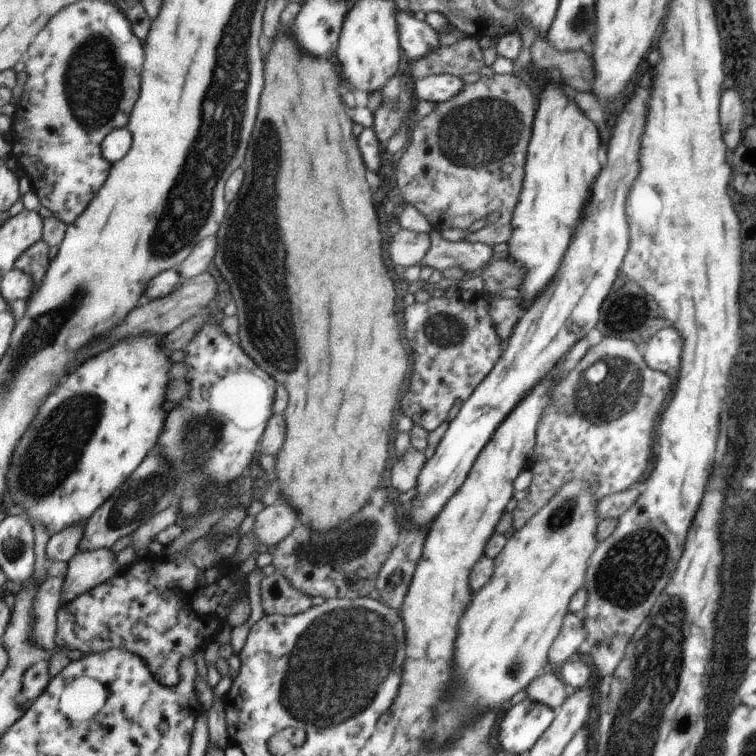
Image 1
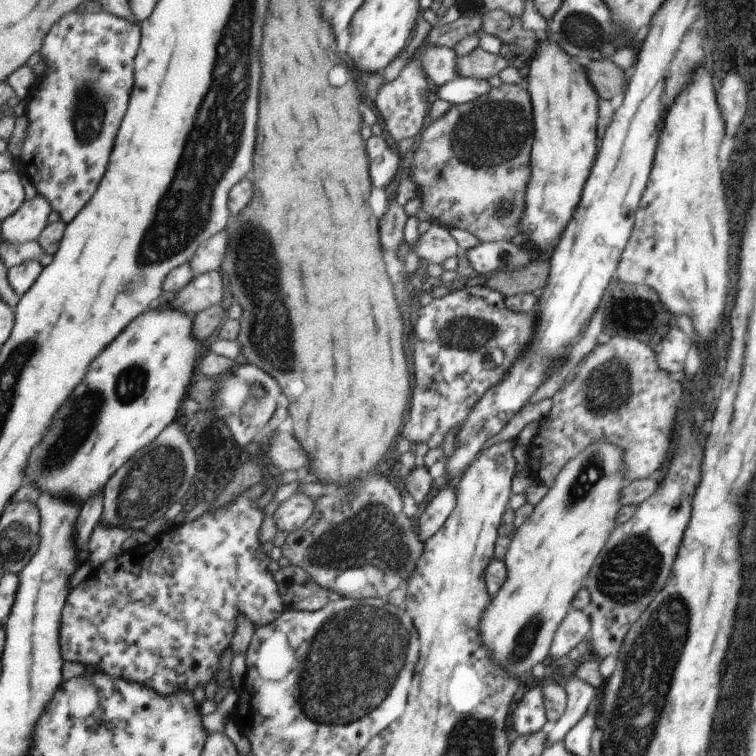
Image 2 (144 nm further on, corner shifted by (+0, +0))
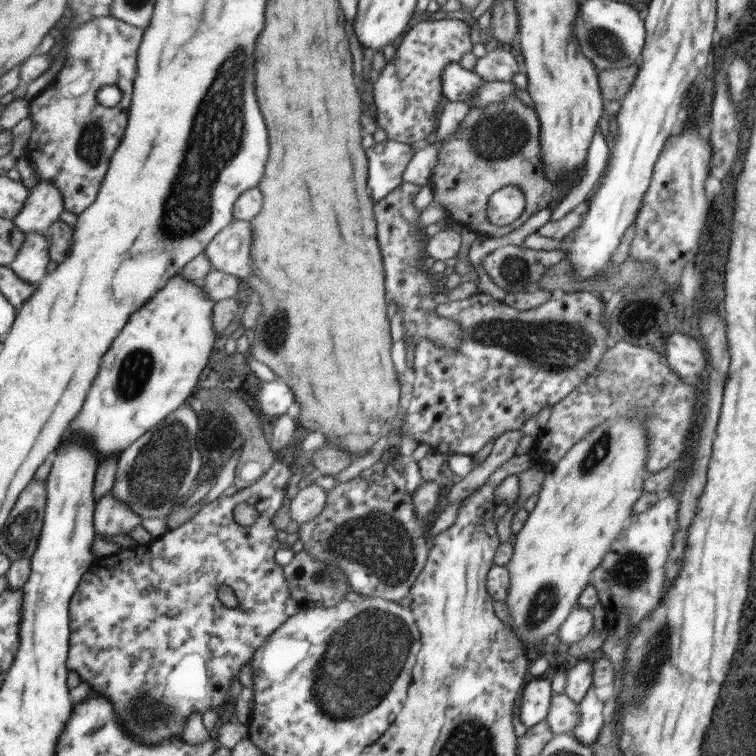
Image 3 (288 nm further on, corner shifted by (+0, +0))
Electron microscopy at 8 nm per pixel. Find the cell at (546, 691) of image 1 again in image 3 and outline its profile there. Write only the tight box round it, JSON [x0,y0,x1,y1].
[545,694,581,736]

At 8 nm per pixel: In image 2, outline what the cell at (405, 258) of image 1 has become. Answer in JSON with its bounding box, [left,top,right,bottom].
[415,224,461,264]

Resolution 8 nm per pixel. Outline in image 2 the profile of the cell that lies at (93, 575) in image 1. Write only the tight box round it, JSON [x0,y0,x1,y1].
[89,522,155,572]

